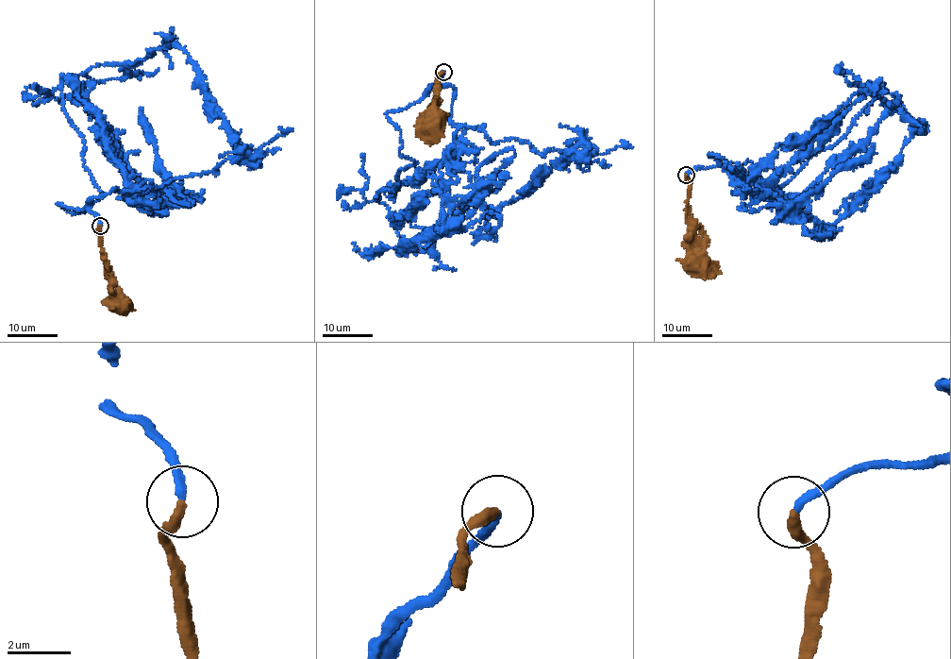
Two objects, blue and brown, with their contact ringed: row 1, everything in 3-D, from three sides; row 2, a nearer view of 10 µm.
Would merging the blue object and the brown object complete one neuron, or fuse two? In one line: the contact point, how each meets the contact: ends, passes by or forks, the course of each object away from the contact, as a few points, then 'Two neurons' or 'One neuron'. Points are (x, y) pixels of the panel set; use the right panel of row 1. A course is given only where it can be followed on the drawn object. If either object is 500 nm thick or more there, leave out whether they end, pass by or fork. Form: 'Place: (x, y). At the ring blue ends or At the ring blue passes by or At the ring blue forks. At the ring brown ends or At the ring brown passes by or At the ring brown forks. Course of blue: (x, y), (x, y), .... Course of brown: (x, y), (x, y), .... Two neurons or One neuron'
Place: (686, 175). At the ring blue ends. At the ring brown ends. Course of blue: (686, 175), (749, 160), (757, 180), (778, 188), (883, 88), (896, 104), (847, 81), (841, 61). Course of brown: (686, 175), (687, 206), (690, 220), (695, 228), (696, 263), (698, 270), (700, 269). One neuron

